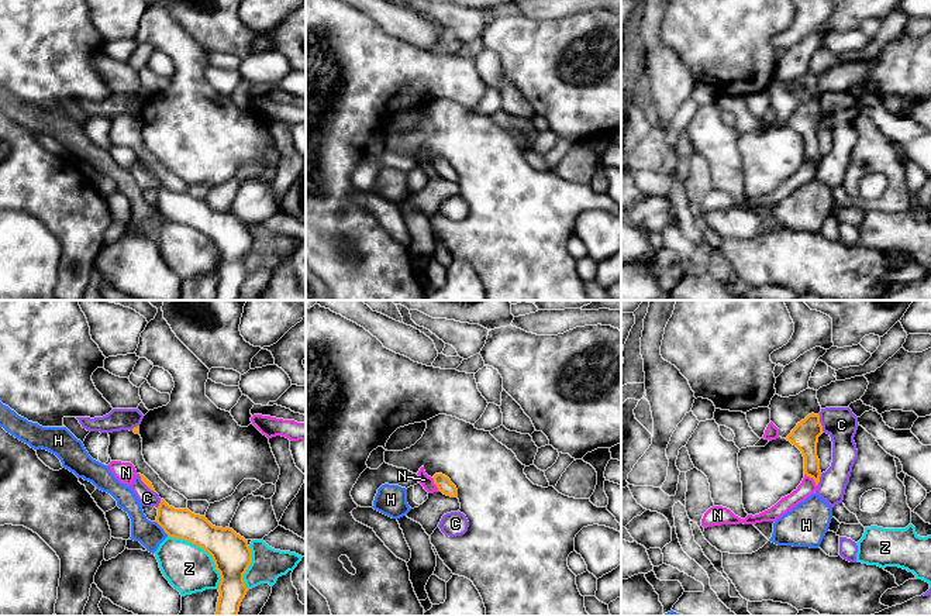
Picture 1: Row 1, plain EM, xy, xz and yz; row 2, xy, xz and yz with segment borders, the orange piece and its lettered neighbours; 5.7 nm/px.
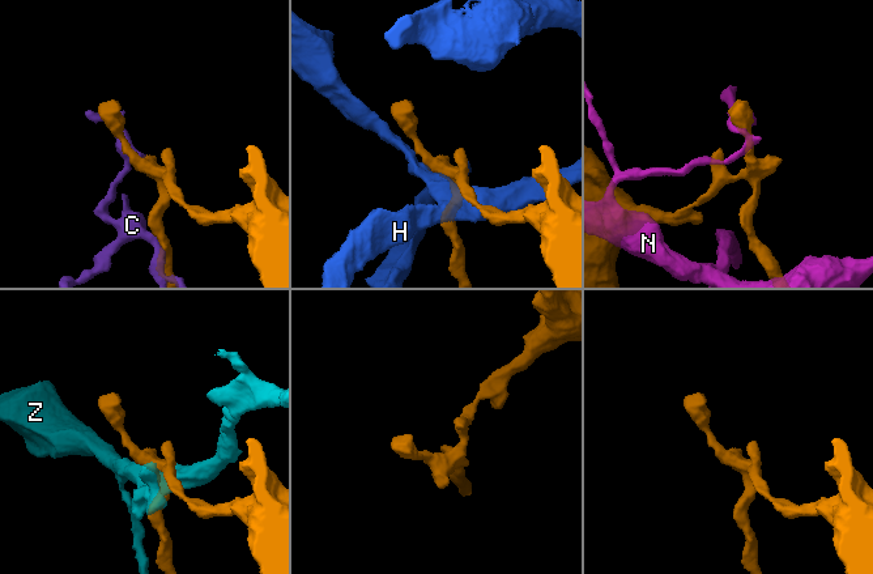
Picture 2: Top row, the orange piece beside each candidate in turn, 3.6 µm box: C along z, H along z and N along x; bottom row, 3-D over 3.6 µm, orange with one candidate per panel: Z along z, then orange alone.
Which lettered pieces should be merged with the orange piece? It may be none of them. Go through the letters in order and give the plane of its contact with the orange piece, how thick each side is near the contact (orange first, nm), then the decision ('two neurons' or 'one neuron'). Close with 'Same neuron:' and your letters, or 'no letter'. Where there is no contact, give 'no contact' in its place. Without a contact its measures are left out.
C: contact in yz; calibres 160 and 180 nm; two neurons
H: contact in xy; calibres 180 and 150 nm; two neurons
N: contact in yz; calibres 160 and 90 nm; two neurons
Z: contact in xy; calibres 220 and 280 nm; two neurons
Same neuron: no letter

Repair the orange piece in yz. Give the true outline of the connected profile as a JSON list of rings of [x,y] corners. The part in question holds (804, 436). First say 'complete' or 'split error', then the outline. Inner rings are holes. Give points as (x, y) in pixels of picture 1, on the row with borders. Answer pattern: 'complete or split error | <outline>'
complete | [[[808,414],[804,420],[797,423],[792,433],[786,437],[796,445],[804,457],[804,475],[814,479],[816,485],[820,482],[820,460],[817,457],[818,437],[823,434],[820,414]]]

